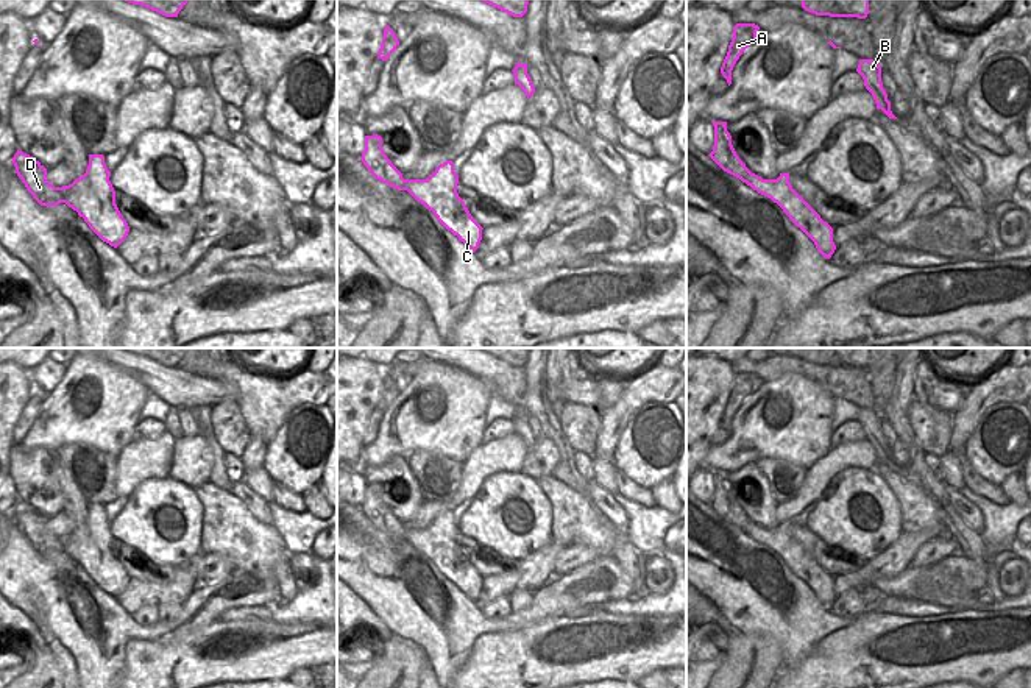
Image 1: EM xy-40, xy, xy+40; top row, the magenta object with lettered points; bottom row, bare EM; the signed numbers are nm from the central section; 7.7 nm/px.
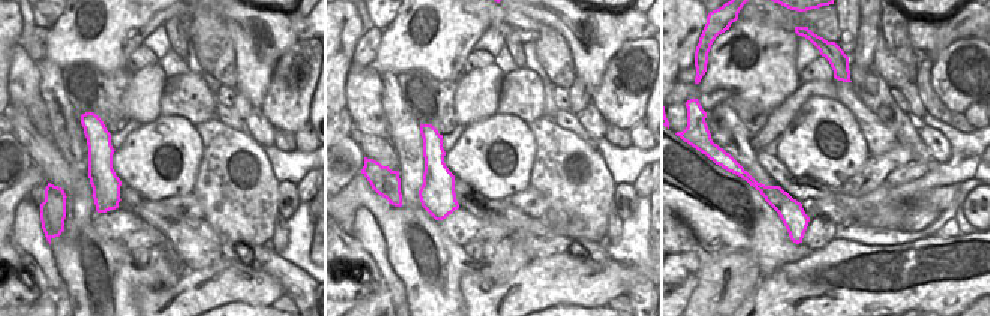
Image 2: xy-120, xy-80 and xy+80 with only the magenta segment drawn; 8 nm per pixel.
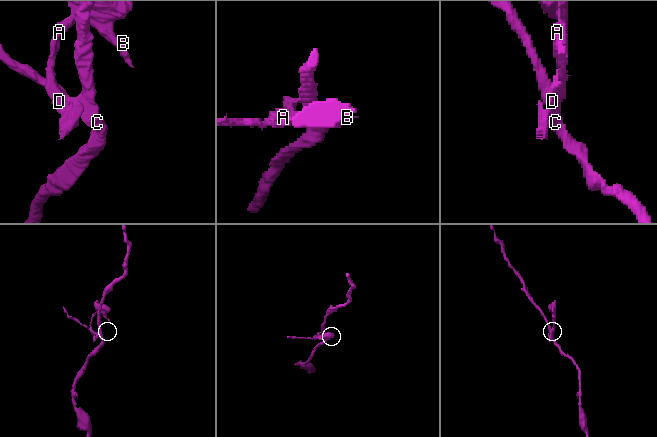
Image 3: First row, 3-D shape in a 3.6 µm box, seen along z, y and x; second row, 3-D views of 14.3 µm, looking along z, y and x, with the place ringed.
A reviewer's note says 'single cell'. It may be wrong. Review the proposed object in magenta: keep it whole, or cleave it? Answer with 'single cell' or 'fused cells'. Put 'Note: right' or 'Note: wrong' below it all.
fused cells
Note: wrong

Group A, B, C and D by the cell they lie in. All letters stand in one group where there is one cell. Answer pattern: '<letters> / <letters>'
A B D / C

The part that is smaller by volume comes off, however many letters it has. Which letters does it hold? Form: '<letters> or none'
A, B, D

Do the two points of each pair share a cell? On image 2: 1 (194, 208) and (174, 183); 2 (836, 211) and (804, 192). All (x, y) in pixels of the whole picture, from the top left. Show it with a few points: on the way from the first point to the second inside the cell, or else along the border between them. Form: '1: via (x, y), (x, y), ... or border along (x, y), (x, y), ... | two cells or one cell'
1: border along (191, 190), (182, 195), (147, 199) | two cells
2: border along (834, 190), (810, 202) | two cells

